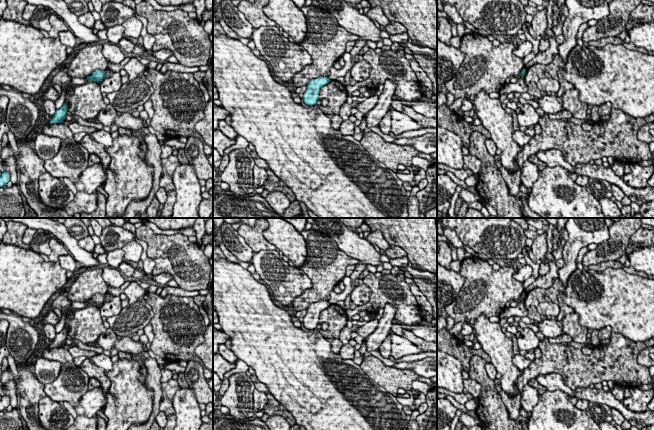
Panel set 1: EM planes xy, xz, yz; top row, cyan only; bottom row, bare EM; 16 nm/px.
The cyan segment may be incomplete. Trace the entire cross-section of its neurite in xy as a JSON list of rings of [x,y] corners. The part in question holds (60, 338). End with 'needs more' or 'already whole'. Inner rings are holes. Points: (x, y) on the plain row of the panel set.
[[[66,327],[63,330],[56,334],[53,342],[49,345],[50,347],[63,347],[68,335],[68,330]]] | already whole

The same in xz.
[[[318,301],[312,303],[307,308],[307,314],[303,319],[304,327],[309,330],[315,329],[319,323],[320,313],[330,305],[329,301]]] | already whole

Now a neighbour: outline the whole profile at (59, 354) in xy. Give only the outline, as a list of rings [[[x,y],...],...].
[[[44,344],[43,357],[48,360],[55,360],[63,365],[74,364],[74,358],[63,347],[50,347],[48,344]]]

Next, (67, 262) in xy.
[[[71,254],[60,256],[58,261],[61,267],[67,271],[75,272],[78,269],[78,264]]]

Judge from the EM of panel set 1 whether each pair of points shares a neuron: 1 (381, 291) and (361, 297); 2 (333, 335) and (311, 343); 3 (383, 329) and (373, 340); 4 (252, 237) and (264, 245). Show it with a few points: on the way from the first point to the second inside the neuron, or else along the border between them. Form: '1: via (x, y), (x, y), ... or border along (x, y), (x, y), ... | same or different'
1: border along (363, 283), (370, 289), (370, 299), (358, 306) | different
2: border along (313, 332), (319, 332), (338, 354) | different
3: via (381, 332), (376, 337) | same
4: via (255, 240), (261, 244) | same

